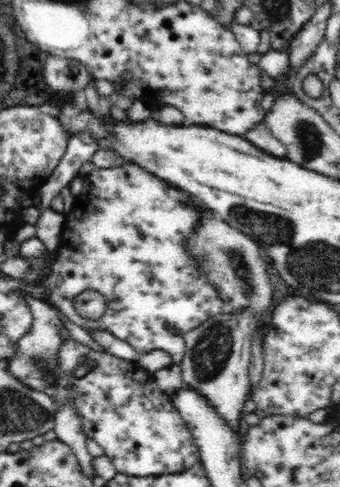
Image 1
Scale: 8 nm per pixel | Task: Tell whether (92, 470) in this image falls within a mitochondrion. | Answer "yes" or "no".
no

